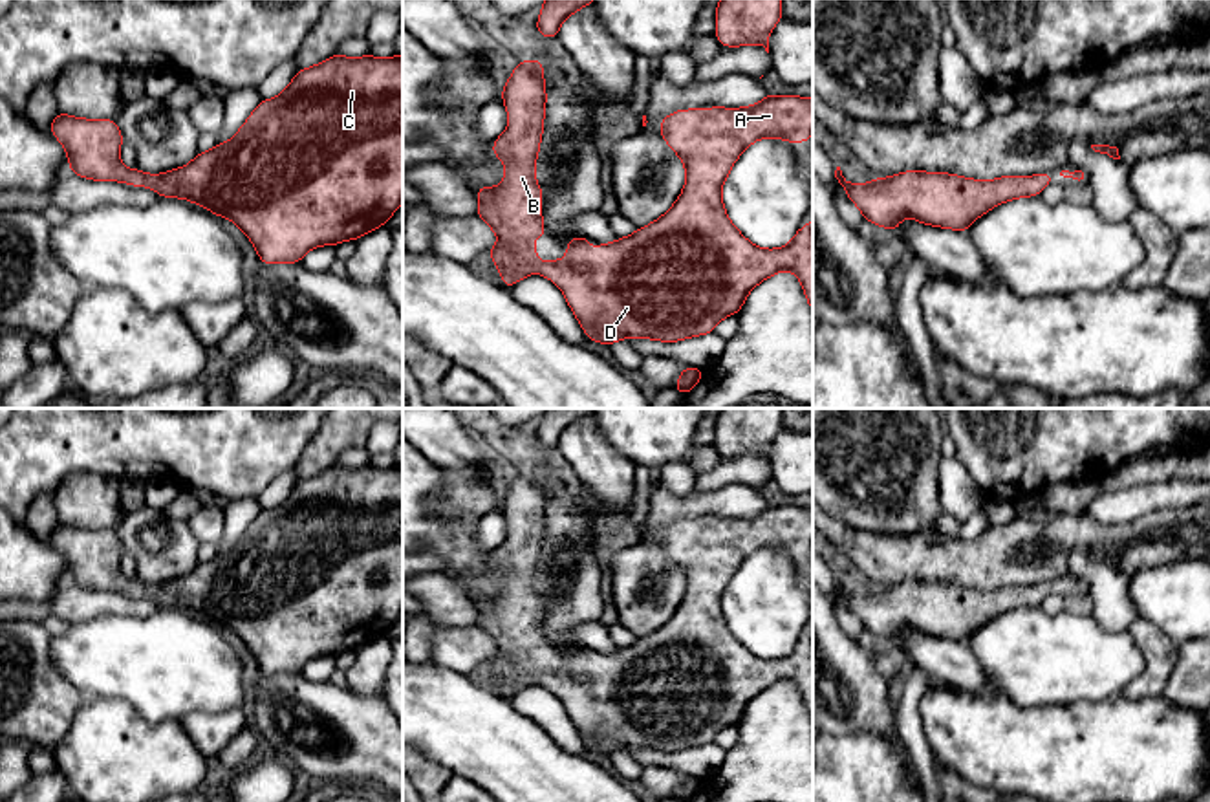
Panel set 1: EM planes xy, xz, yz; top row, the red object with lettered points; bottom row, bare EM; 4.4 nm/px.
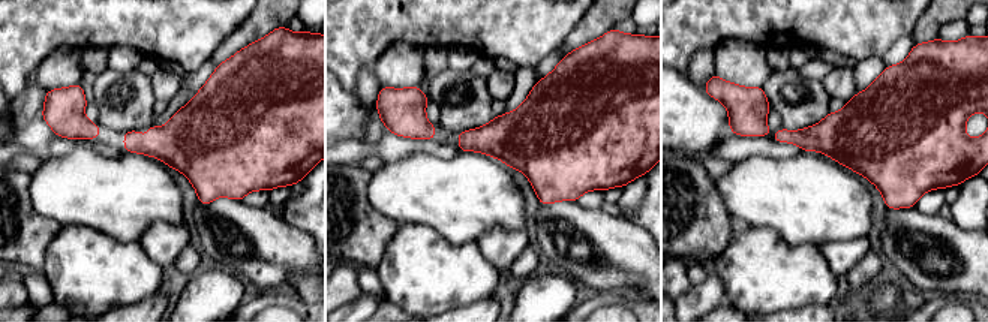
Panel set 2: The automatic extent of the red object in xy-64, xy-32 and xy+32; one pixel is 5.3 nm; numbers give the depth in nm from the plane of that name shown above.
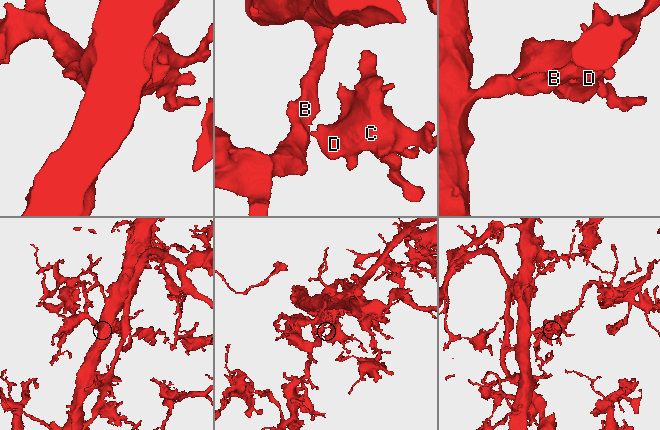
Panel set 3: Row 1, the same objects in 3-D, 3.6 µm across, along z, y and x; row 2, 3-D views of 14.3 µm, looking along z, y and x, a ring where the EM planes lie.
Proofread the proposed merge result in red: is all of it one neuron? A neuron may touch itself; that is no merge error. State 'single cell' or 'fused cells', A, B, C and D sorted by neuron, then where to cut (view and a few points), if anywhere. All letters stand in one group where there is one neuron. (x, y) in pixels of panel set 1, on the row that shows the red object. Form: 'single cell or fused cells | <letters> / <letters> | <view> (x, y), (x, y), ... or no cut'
single cell | A B C D | no cut

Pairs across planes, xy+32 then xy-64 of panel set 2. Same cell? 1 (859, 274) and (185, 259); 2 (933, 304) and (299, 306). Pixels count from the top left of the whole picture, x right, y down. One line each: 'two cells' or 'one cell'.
1: one cell
2: one cell

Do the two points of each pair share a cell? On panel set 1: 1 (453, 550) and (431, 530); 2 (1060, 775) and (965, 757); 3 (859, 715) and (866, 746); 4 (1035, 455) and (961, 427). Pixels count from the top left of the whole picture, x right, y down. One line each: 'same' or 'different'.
1: same
2: same
3: different
4: same

